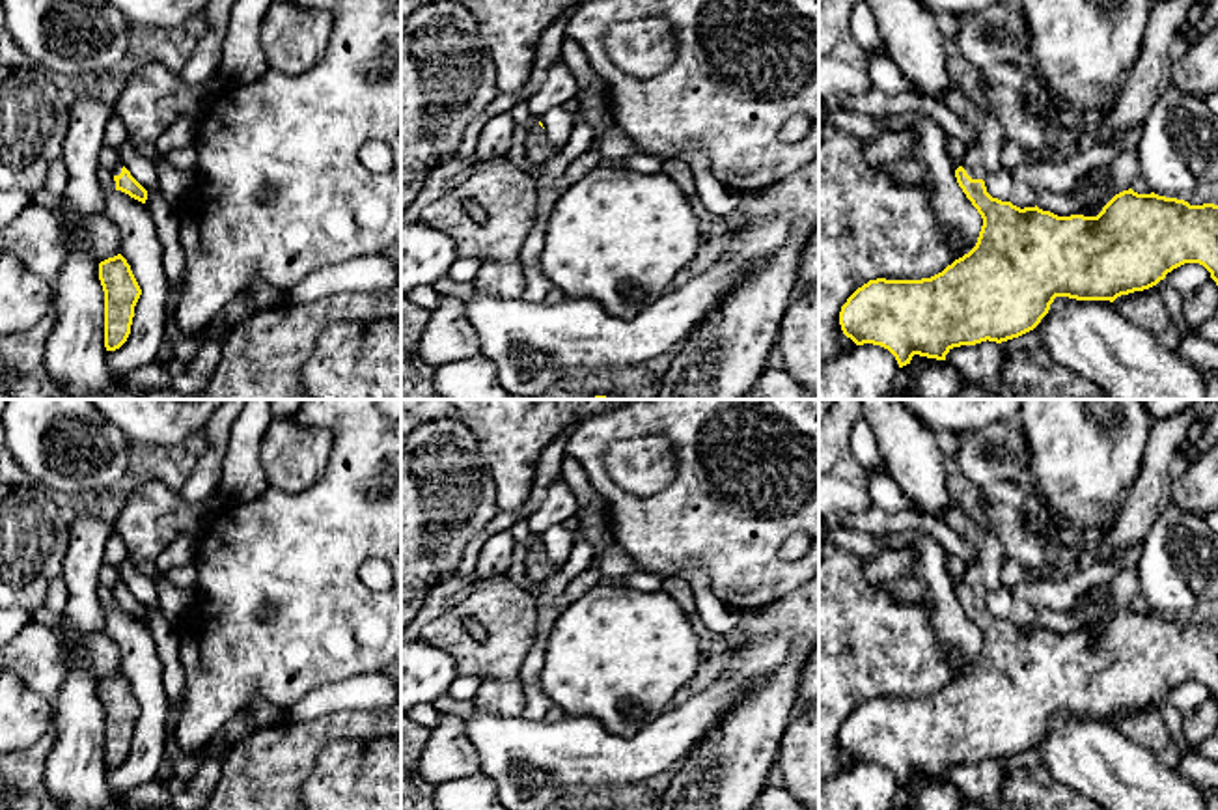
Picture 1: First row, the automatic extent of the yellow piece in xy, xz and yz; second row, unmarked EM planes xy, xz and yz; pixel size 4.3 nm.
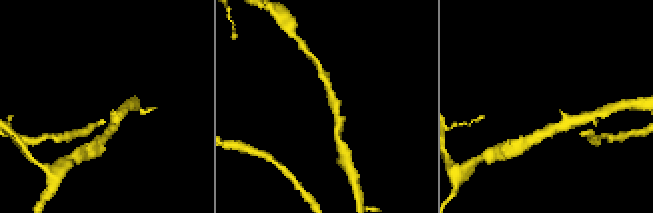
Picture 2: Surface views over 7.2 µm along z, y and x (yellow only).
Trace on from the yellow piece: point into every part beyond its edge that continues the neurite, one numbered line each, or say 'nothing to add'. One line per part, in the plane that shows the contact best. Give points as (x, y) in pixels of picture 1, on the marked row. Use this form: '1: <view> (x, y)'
1: yz (983, 157)

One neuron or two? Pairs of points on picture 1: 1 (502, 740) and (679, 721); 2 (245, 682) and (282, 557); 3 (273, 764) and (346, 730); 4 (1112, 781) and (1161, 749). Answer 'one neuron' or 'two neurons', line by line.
1: one neuron
2: one neuron
3: one neuron
4: two neurons

